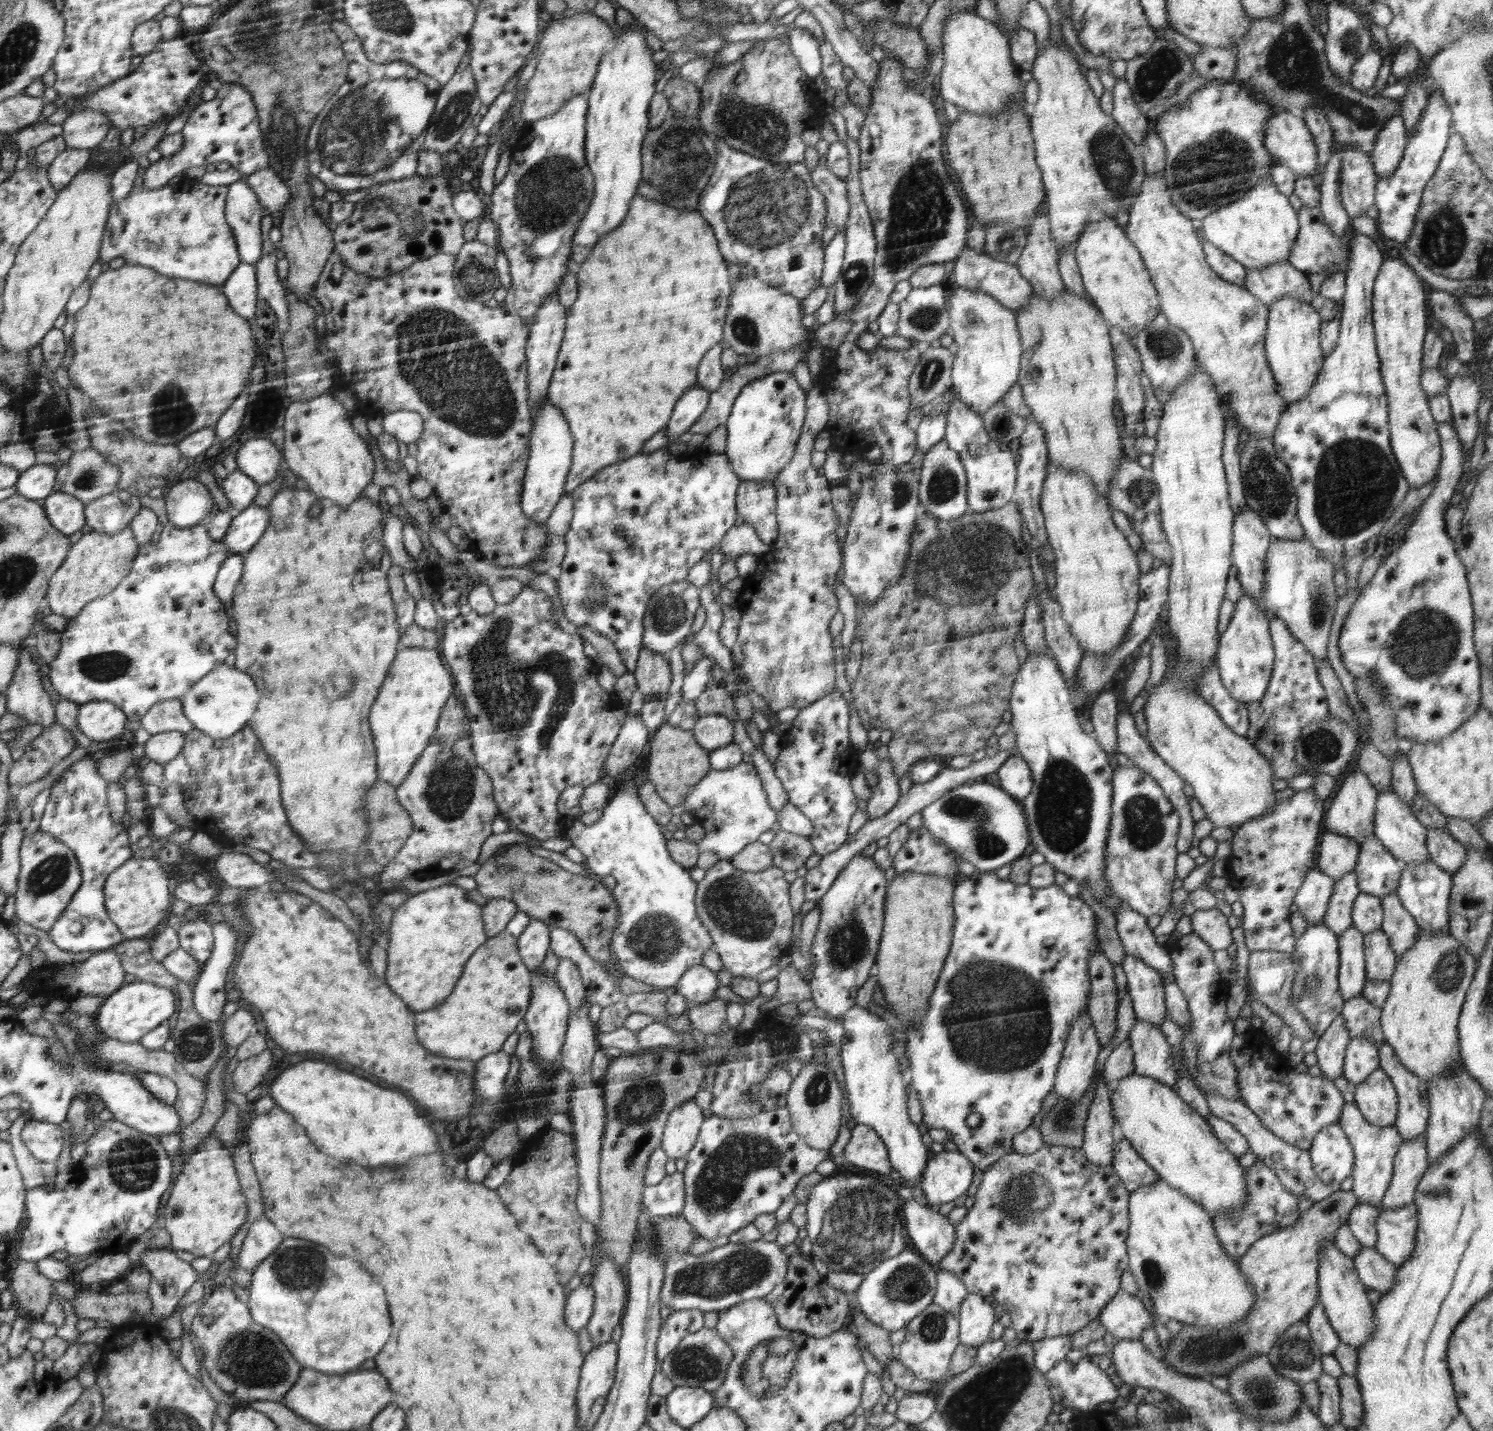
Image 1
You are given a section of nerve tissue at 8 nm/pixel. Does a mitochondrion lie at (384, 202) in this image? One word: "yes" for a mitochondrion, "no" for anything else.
yes

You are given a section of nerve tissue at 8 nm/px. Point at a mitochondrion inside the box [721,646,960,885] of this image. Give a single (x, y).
(790, 852)

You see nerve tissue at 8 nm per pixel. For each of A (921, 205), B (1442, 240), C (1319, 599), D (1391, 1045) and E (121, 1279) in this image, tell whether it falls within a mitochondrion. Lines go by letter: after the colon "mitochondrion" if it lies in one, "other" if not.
A: mitochondrion
B: mitochondrion
C: mitochondrion
D: other
E: other

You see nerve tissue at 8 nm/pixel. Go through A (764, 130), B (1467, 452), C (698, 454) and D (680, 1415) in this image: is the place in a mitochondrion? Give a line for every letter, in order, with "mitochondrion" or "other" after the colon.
A: mitochondrion
B: other
C: other
D: other

